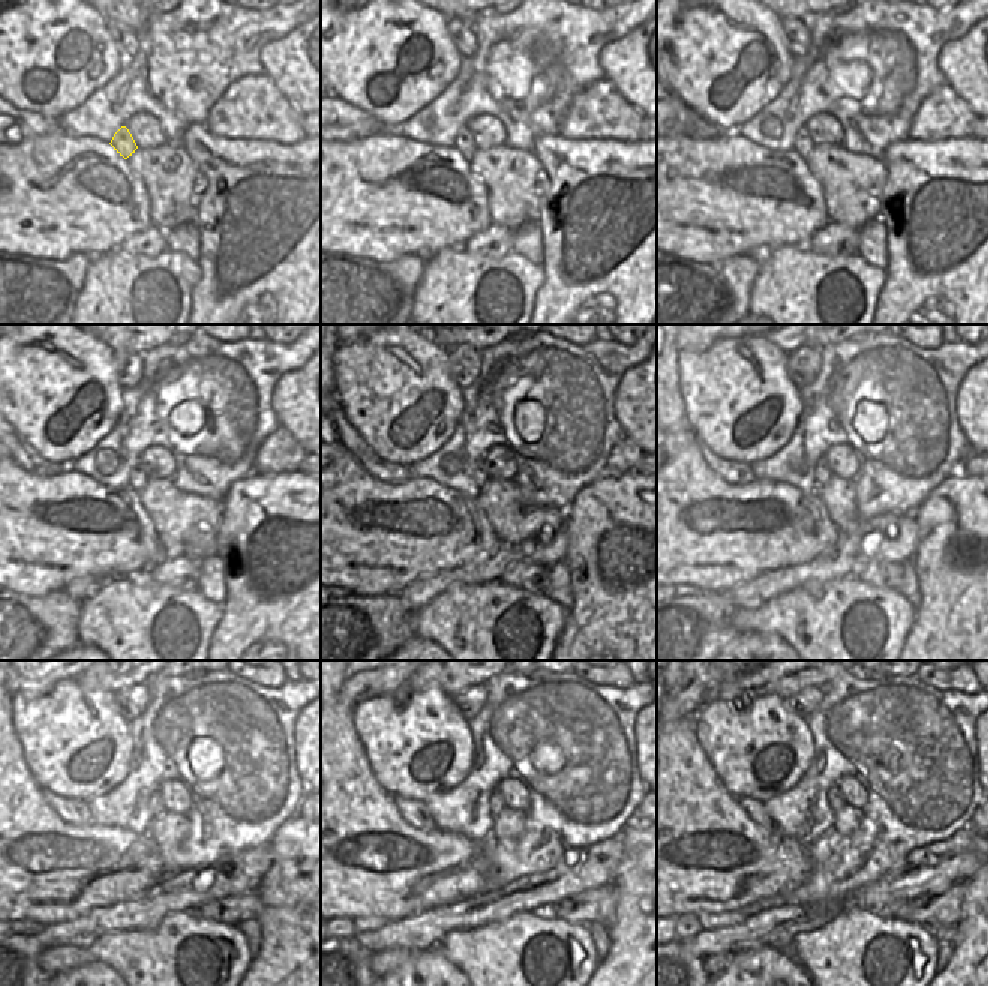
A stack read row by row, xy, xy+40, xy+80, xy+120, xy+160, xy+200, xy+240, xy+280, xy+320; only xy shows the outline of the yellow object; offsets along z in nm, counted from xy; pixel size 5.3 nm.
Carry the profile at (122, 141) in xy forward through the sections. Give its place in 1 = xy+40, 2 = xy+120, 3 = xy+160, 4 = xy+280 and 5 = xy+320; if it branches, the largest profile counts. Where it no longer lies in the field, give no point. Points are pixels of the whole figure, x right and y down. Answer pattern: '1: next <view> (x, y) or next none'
1: next xy+40 (464, 143)
2: next xy+120 (137, 480)
3: next xy+160 (480, 477)
4: next xy+280 (495, 800)
5: next xy+320 (835, 799)

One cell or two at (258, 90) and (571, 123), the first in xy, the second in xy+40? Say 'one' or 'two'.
one

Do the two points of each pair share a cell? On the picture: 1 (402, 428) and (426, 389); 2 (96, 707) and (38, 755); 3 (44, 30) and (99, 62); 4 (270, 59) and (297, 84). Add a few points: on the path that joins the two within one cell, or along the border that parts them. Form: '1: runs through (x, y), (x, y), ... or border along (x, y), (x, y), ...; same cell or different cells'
1: runs through (404, 419), (405, 410), (417, 398); same cell
2: runs through (81, 722), (53, 751); same cell
3: runs through (57, 42), (72, 54), (86, 59); same cell
4: runs through (278, 62), (293, 77); same cell

